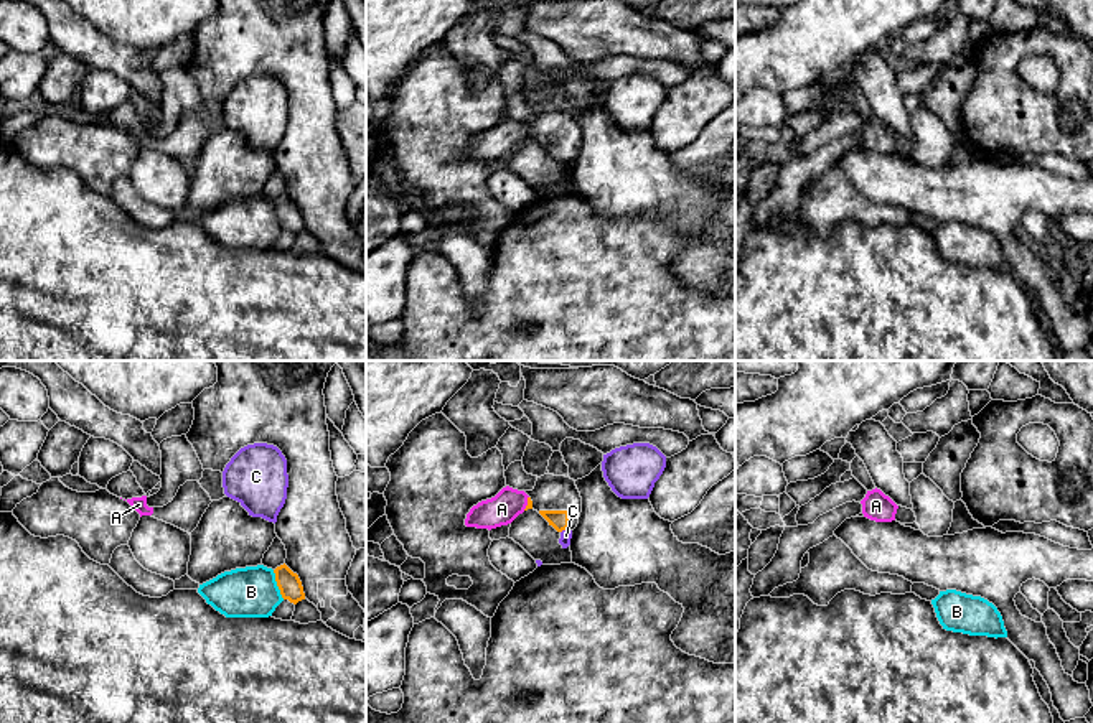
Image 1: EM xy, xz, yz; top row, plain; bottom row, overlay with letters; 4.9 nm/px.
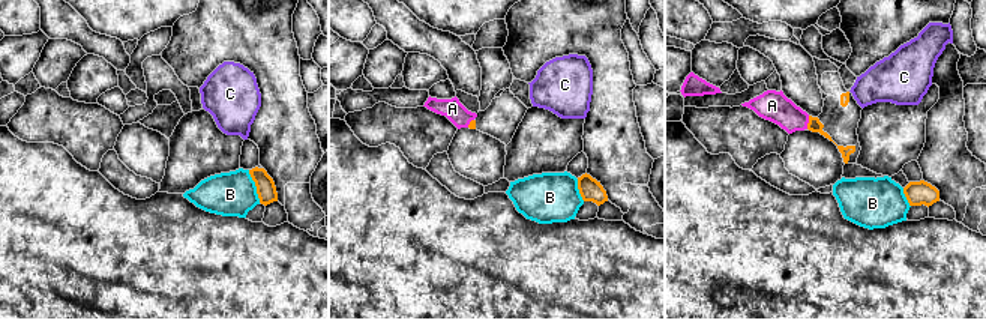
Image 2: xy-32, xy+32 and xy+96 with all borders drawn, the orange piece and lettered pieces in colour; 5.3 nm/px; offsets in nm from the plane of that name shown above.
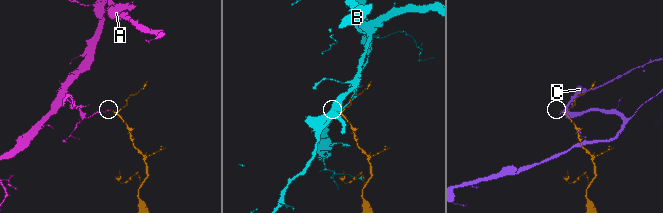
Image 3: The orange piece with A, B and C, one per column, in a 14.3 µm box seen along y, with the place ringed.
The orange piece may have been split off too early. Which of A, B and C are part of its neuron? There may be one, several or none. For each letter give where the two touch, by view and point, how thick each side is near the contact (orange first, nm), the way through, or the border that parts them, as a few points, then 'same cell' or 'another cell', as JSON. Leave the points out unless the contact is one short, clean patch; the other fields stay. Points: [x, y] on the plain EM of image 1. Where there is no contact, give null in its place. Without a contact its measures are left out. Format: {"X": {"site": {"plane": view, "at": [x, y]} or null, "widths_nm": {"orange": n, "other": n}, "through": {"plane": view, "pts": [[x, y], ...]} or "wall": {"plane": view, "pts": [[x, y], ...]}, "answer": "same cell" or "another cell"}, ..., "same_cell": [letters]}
{"A": {"site": {"plane": "xz", "at": [528, 134]}, "widths_nm": {"orange": 30, "other": 150}, "through": {"plane": "xz", "pts": [[530, 134], [528, 134], [508, 134], [501, 140]]}, "answer": "same cell"}, "B": {"site": {"plane": "xy", "at": [277, 216]}, "widths_nm": {"orange": 120, "other": 240}, "answer": "another cell"}, "C": {"site": {"plane": "xz", "at": [562, 160]}, "widths_nm": {"orange": 100, "other": 60}, "wall": {"plane": "xz", "pts": [[566, 160], [561, 163]]}, "answer": "another cell"}, "same_cell": ["A"]}

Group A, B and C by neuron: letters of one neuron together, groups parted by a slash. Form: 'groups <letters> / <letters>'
groups A / B / C

